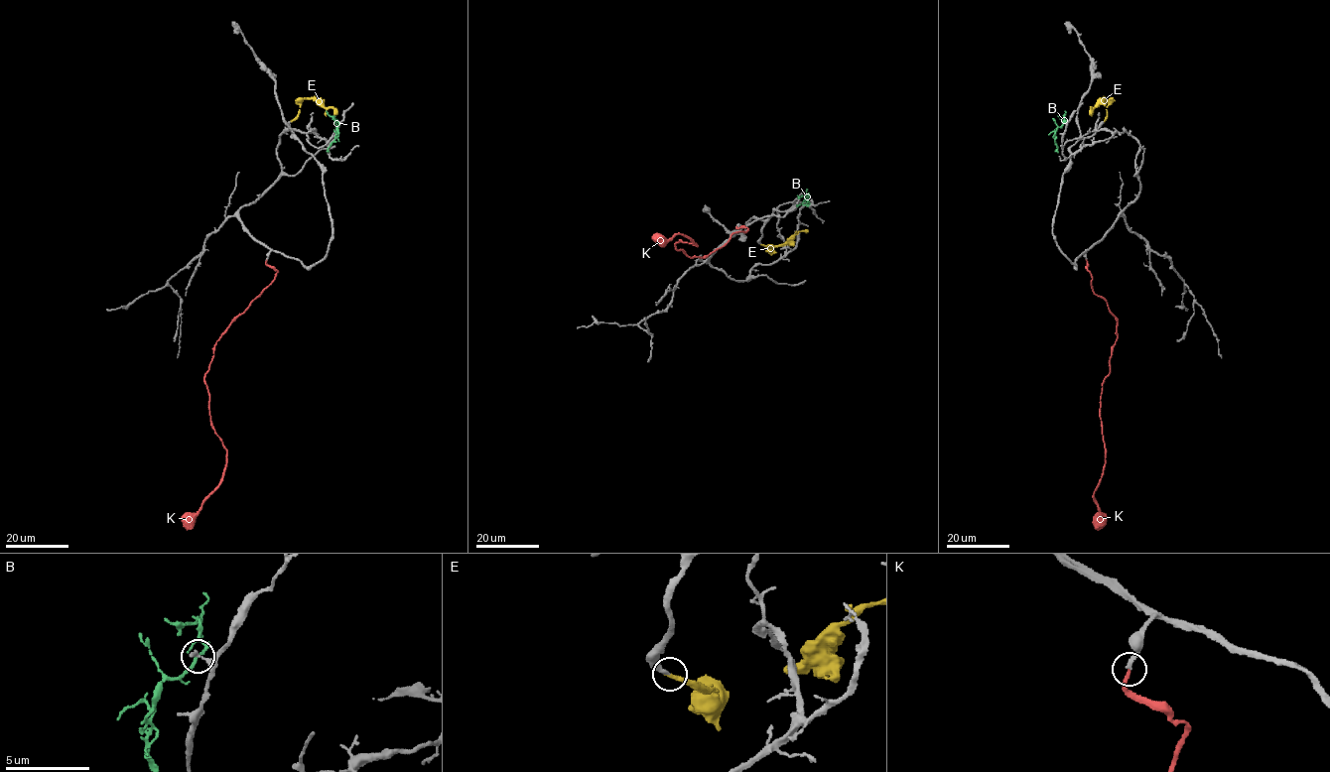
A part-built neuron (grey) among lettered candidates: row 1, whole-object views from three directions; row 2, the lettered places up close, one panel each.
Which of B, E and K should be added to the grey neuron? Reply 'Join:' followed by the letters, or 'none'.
Join: E, K

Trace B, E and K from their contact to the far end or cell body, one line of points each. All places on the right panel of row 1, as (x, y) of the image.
B: (1064, 123), (1056, 128), (1055, 151)
E: (1104, 120), (1108, 103), (1106, 98), (1091, 107), (1091, 114)
K: (1087, 260), (1092, 290), (1118, 321), (1100, 399), (1105, 466), (1094, 494), (1103, 519), (1099, 527)

